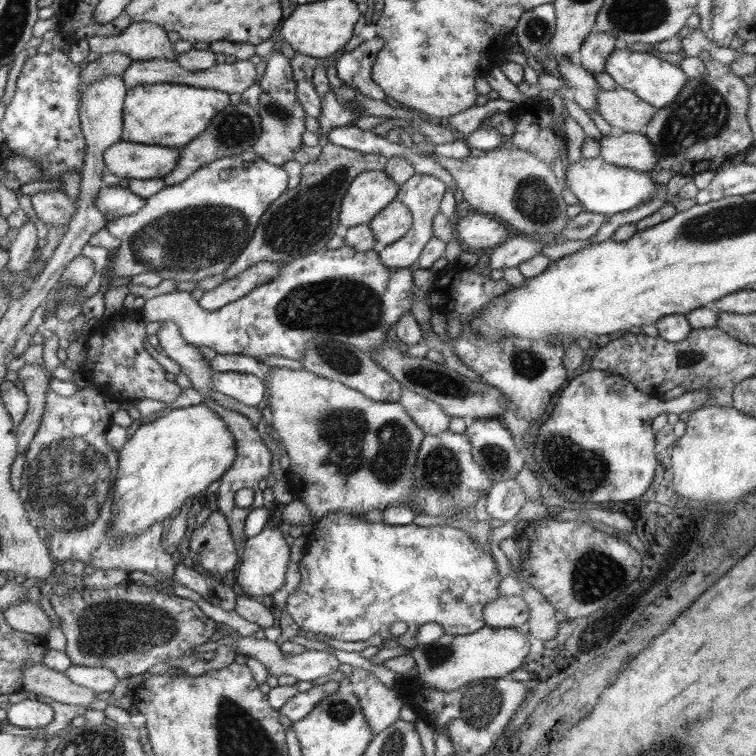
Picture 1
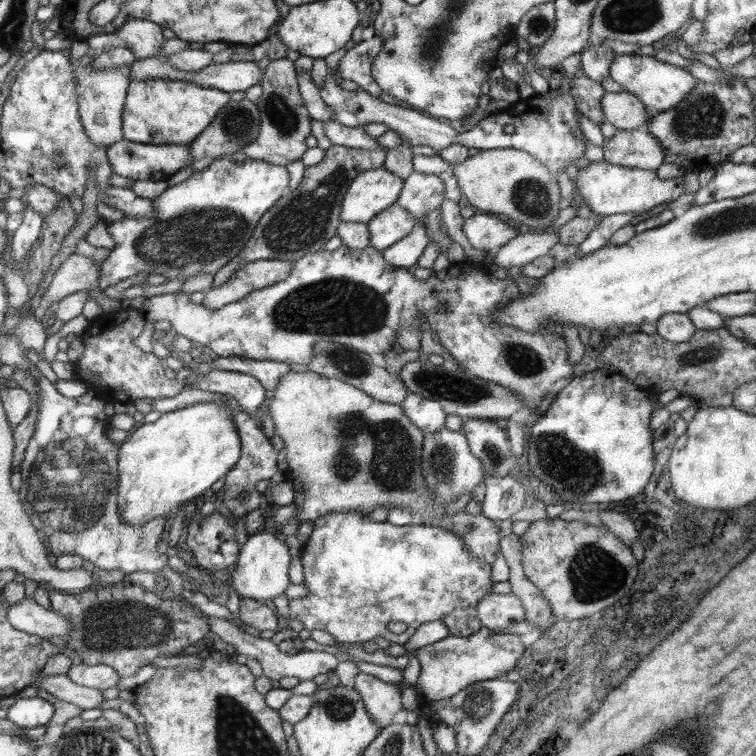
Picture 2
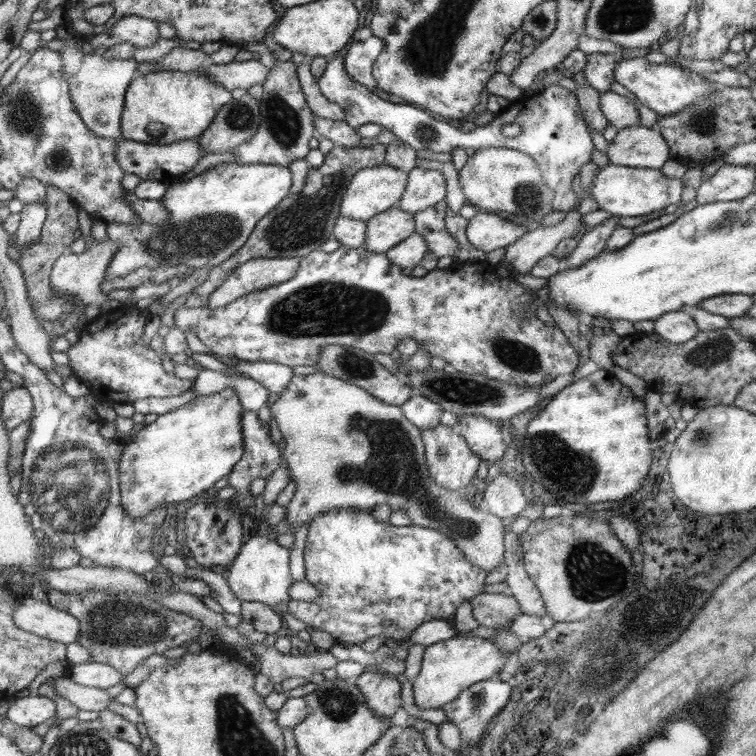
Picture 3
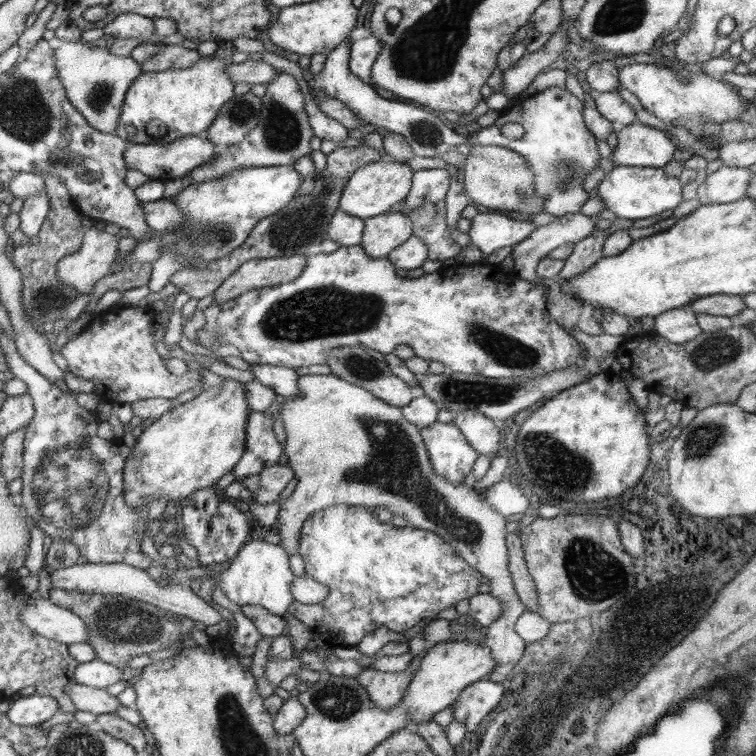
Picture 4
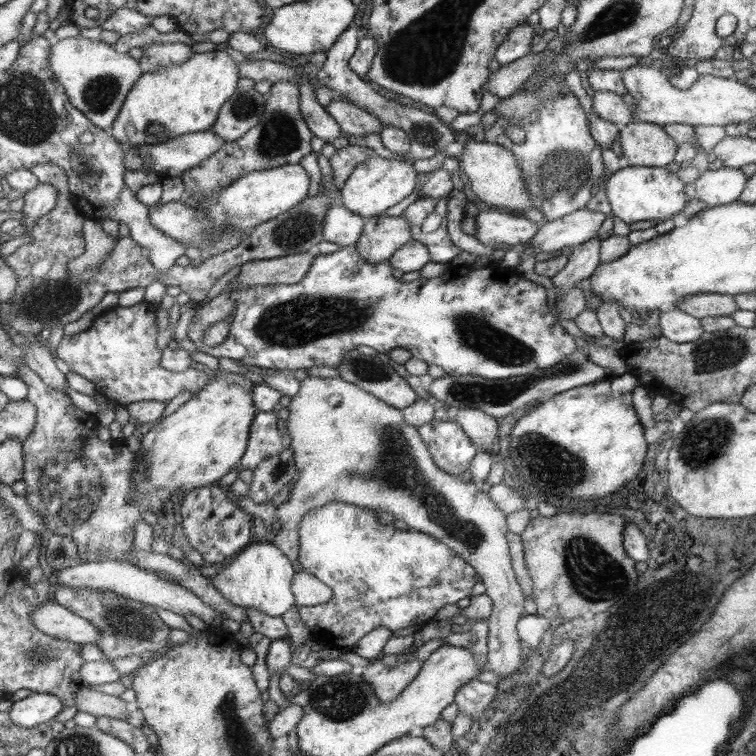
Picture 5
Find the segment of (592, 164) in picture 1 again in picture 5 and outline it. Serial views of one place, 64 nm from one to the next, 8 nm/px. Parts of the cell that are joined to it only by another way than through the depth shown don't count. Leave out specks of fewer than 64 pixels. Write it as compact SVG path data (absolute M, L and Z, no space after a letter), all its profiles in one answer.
M623 164L604 183L612 213L628 225L642 221L654 221L657 224L667 222L681 214L689 202L684 192L685 182L666 167L635 167Z

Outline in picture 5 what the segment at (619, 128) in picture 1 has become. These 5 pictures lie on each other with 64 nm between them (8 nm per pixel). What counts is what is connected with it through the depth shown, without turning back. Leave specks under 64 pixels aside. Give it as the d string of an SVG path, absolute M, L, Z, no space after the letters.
M595 91L594 96L591 97L593 110L604 120L619 127L627 125L633 120L633 112L622 97L623 95L612 92Z

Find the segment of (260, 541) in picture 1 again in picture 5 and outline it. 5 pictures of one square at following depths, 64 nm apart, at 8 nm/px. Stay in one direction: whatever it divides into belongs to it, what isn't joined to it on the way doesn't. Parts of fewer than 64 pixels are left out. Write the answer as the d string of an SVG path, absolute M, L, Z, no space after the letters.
M254 540L236 556L228 567L224 567L218 574L211 577L212 584L232 604L242 608L254 608L268 616L282 616L294 607L293 590L290 582L294 576L294 568L290 558L280 548L269 542Z

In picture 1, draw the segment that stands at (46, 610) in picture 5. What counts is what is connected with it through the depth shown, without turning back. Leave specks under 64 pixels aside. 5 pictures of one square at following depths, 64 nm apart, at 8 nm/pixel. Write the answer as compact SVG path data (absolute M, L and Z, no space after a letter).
M32 601L15 602L3 613L12 627L28 635L45 638L52 628L52 620L48 614L42 610L41 605Z

